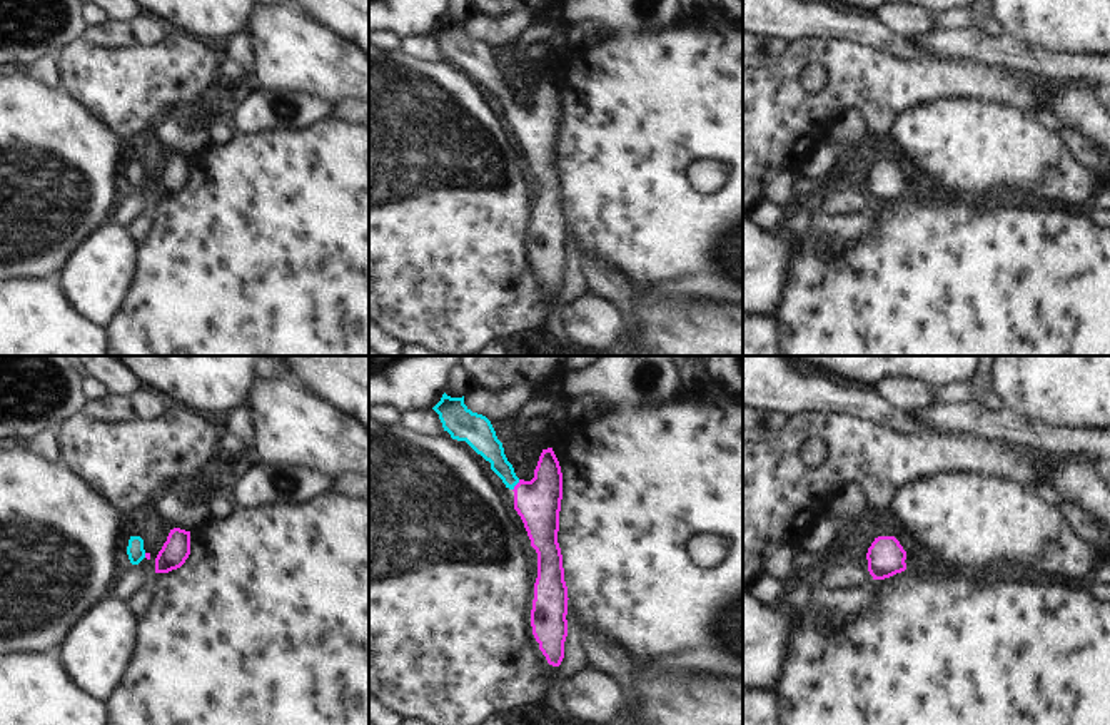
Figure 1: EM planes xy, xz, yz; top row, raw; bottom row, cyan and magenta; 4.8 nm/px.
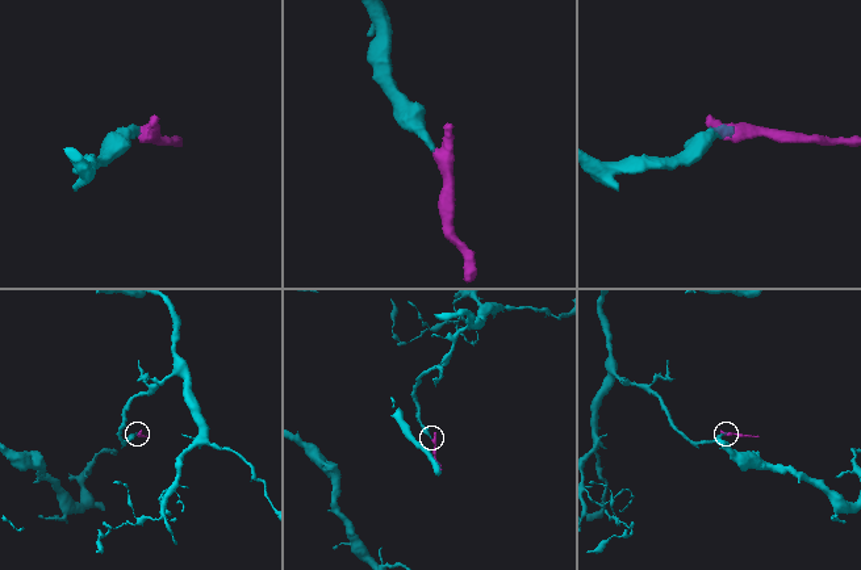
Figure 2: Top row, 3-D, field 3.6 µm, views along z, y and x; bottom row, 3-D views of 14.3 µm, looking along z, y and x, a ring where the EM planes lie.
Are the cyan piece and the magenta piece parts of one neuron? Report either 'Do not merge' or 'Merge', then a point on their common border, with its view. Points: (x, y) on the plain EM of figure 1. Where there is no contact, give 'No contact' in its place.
Merge. Touches cyan at xz (516, 109).

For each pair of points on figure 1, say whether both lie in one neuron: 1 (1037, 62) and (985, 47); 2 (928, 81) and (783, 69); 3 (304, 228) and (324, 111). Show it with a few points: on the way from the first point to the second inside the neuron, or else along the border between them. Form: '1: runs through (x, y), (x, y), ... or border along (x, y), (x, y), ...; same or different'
1: runs through (1024, 57), (998, 49); same
2: runs through (892, 81), (860, 77), (843, 60), (820, 55); same
3: border along (331, 116), (304, 129), (284, 131); different

